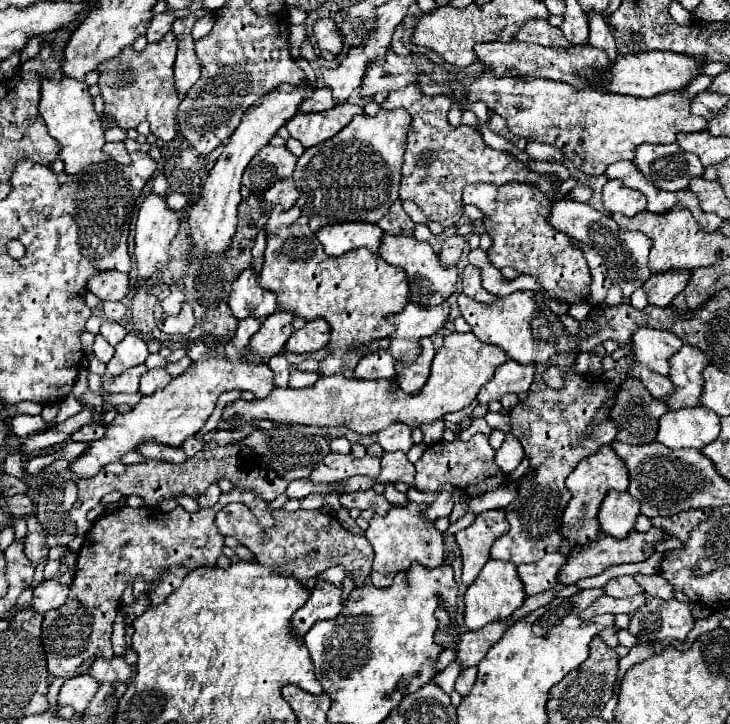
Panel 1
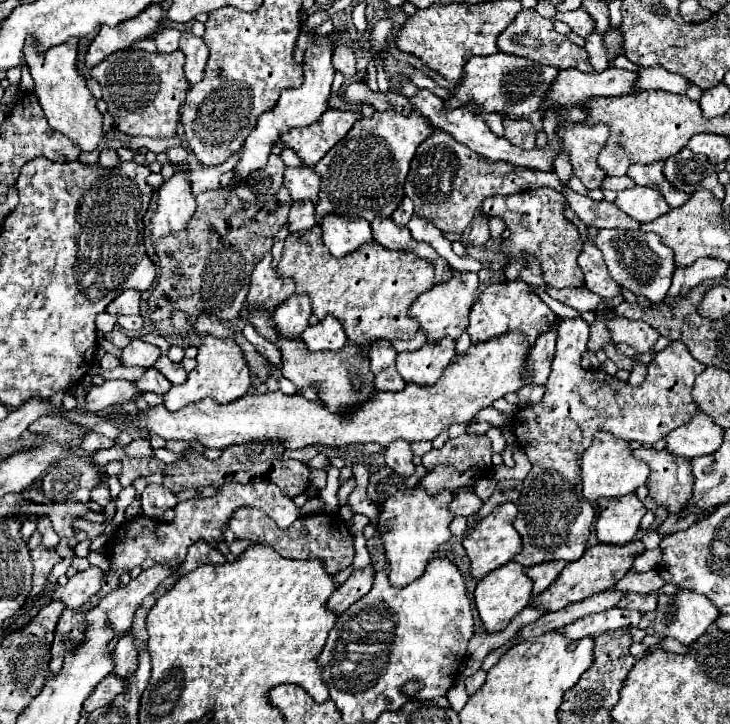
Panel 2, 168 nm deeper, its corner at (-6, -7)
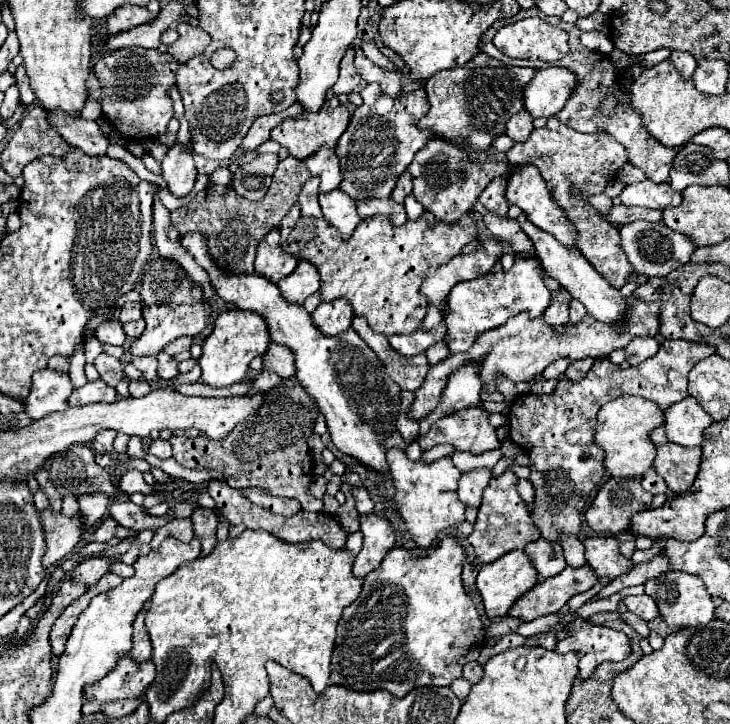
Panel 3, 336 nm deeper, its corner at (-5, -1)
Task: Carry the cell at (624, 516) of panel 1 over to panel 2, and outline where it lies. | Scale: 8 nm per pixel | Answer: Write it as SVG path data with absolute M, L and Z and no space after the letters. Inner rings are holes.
M635 494L621 498L599 498L599 518L595 532L599 542L625 546L639 532L639 522L647 512Z

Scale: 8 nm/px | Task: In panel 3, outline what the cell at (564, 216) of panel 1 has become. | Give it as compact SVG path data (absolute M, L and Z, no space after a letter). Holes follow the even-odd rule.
M638 220L638 222L622 226L620 228L620 236L622 236L622 250L626 252L630 264L634 266L634 272L636 274L644 274L648 278L670 274L678 266L690 262L690 256L696 250L696 246L692 244L692 240L686 234L670 230L662 222L650 224L650 222Z

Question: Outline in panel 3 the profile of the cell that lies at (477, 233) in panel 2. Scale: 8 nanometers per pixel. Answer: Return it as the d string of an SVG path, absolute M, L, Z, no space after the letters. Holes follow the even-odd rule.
M498 176L494 178L486 190L482 192L480 196L480 204L486 206L492 214L498 214L498 216L506 216L508 212L508 200L506 200L506 182L508 178L506 176Z

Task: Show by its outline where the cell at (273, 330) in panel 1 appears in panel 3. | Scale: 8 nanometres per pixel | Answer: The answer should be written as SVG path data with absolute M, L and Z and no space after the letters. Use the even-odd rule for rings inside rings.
M300 260L296 270L292 274L288 274L286 278L282 278L276 284L282 292L282 296L288 302L296 302L302 304L310 294L314 294L320 288L320 278L318 278L318 270L314 264Z

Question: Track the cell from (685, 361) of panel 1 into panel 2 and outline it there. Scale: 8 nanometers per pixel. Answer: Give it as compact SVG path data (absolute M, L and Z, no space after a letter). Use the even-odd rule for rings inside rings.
M583 318L563 320L559 324L557 352L551 364L551 376L545 384L545 396L539 404L521 408L513 416L513 434L531 462L531 472L517 500L519 514L513 522L523 540L523 550L513 562L525 568L549 560L573 562L583 556L595 510L581 494L579 458L597 432L607 430L623 440L657 444L699 412L691 390L705 366L689 354L683 342L671 342L661 350L647 366L645 382L633 388L601 368L581 368L579 362L587 350L587 338L589 324Z

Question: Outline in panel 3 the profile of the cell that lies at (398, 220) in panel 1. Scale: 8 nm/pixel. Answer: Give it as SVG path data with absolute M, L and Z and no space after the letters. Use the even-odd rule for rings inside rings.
M404 170L402 174L400 174L400 178L398 178L398 182L396 182L396 186L394 186L396 190L392 190L392 200L396 200L396 202L404 202L404 198L412 192L412 174L410 174L410 170Z

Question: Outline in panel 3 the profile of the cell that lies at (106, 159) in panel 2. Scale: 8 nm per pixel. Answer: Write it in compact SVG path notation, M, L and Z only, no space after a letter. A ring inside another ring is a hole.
M52 110L46 114L46 120L50 126L56 128L62 138L74 146L80 148L84 154L90 156L104 156L108 148L108 138L100 132L96 122L74 118L72 114L64 114L64 110Z

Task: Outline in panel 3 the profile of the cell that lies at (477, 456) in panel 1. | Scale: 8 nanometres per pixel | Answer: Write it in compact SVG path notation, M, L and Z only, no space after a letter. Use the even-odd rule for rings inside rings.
M468 406L446 418L440 418L426 436L418 438L422 450L430 450L436 444L450 442L456 450L482 454L486 450L500 448L496 428L488 420L488 412L478 406Z

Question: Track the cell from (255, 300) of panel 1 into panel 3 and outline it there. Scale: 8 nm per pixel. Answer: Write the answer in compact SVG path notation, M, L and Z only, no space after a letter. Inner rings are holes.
M272 228L258 244L254 270L270 282L278 282L280 278L292 274L296 264L298 260L294 260L292 254L286 254L280 246L280 228Z

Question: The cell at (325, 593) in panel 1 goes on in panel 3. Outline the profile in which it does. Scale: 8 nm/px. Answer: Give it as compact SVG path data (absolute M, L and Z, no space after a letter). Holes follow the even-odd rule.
M376 512L360 516L360 532L364 536L364 546L354 560L354 576L366 578L366 574L376 570L382 558L394 548L396 534L388 518Z

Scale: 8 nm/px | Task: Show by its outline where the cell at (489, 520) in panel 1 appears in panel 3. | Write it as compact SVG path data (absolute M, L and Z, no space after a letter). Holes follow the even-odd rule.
M506 468L500 476L492 478L488 488L484 490L484 498L478 510L478 520L474 524L474 532L468 536L468 542L474 546L476 556L482 562L494 562L496 558L504 556L512 548L522 550L528 542L534 542L540 538L540 530L534 526L530 518L530 510L520 498L516 484L518 484L518 476L510 468Z

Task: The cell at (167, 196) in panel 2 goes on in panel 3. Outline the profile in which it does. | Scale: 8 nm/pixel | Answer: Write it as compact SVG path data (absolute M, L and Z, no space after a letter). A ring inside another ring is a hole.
M174 144L162 160L162 176L168 182L168 188L174 196L186 196L194 188L196 166L192 158L192 150L184 144Z

